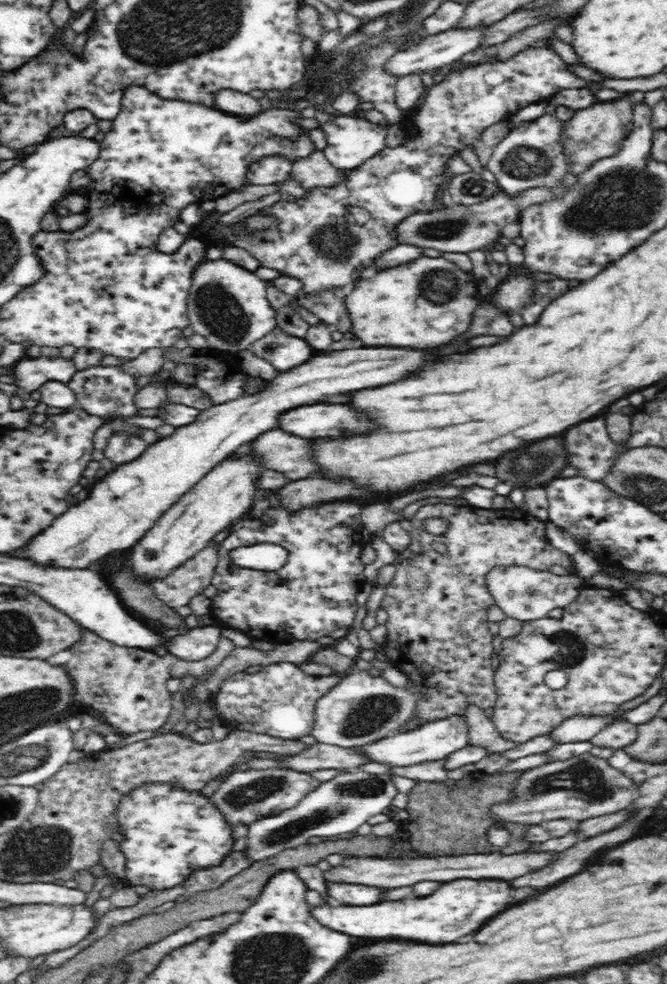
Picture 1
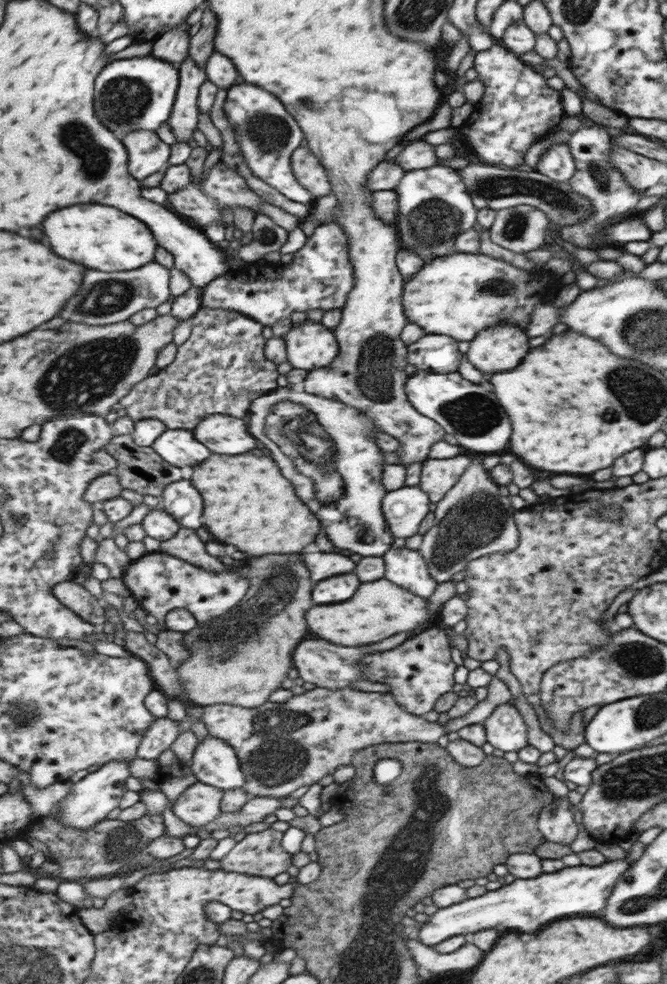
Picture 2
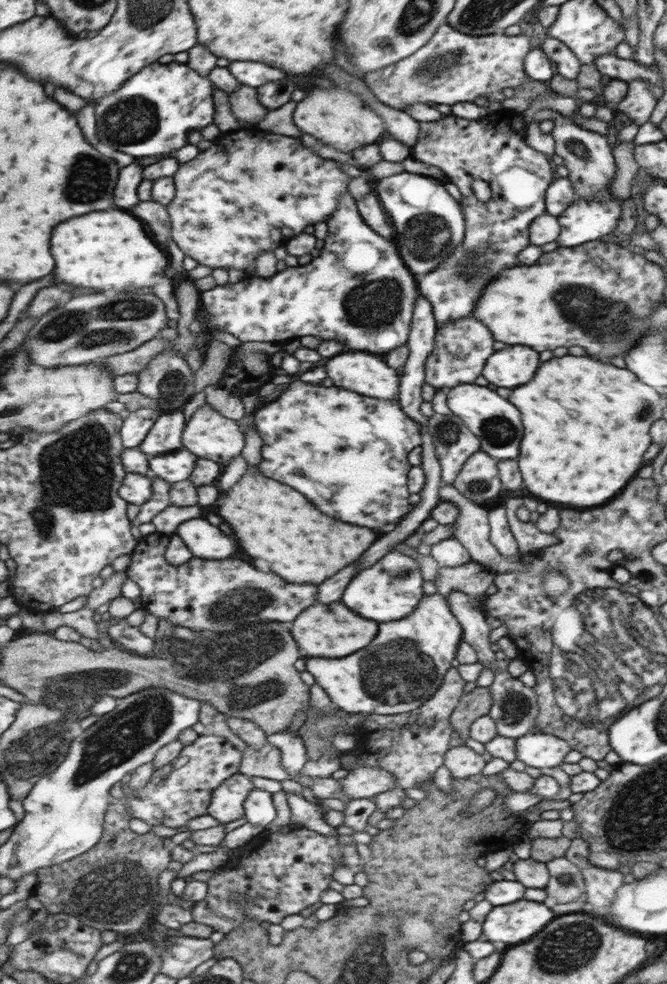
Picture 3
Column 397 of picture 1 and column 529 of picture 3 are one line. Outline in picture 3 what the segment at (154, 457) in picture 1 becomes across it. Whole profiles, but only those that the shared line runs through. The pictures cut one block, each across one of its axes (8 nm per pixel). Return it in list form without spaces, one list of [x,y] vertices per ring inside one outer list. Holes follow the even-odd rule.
[[[507,346],[487,358],[481,376],[501,388],[515,388],[533,378],[539,366],[537,352],[525,346]]]

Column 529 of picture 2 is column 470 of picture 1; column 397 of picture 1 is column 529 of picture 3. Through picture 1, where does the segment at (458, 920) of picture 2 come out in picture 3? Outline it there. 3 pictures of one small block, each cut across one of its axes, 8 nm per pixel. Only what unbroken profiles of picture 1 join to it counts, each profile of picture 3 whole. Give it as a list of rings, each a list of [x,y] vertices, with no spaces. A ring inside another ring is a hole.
[[[519,900],[507,906],[493,906],[480,923],[481,936],[487,942],[517,944],[529,940],[529,934],[539,932],[551,922],[553,912],[539,902]]]

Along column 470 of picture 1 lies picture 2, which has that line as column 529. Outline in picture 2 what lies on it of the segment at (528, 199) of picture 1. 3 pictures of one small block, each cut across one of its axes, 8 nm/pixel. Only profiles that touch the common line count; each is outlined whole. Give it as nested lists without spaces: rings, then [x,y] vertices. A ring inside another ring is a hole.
[[[517,205],[496,211],[487,231],[493,244],[523,254],[539,249],[547,226],[549,220],[542,209]]]

